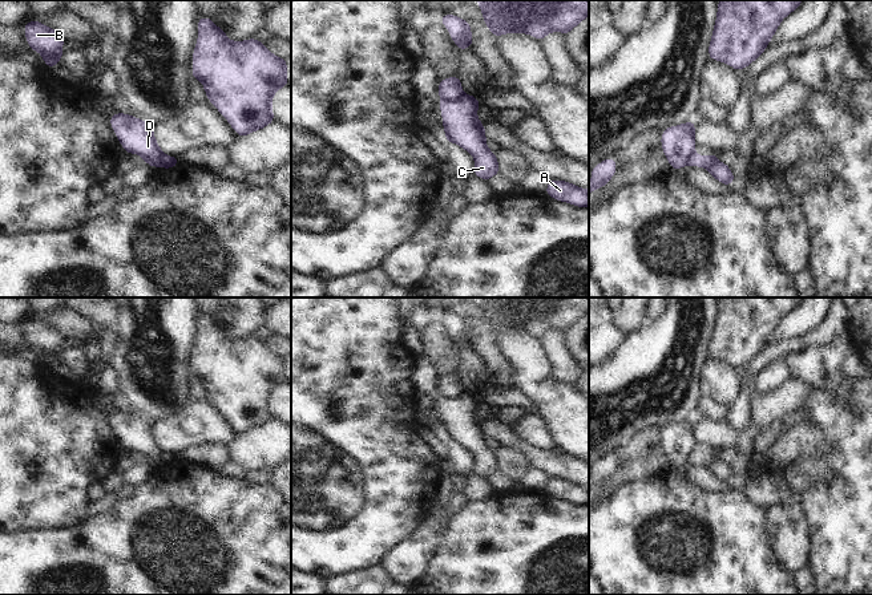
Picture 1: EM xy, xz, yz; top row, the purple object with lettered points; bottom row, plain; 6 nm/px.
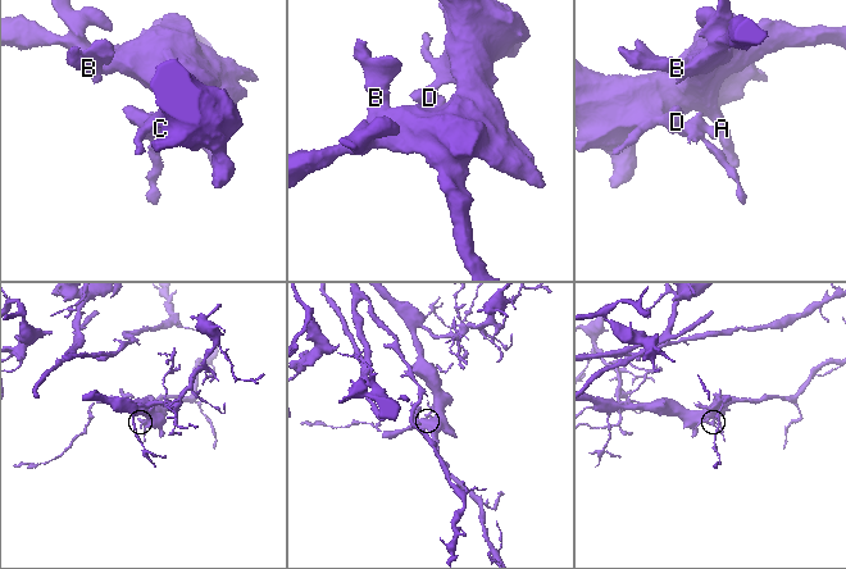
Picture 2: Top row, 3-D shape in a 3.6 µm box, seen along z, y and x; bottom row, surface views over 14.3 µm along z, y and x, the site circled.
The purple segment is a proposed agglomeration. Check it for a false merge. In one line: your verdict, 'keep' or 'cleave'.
cleave

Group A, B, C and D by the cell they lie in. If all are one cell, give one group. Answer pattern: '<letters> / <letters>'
A B D / C

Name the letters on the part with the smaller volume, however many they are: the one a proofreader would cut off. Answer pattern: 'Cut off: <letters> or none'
Cut off: C

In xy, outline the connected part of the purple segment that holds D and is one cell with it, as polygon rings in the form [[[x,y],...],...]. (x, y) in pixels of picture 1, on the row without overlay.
[[[116,410],[109,418],[128,452],[137,450],[150,460],[161,458],[164,449],[158,445],[152,421],[124,410]]]

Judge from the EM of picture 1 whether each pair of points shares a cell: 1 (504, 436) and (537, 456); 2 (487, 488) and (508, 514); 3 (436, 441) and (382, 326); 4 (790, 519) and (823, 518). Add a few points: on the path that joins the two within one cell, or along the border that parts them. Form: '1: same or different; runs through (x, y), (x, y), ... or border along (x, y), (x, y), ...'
1: same; runs through (512, 438), (529, 449)
2: different; border along (497, 492), (485, 498), (469, 501)
3: different; border along (420, 424), (420, 436), (435, 452)
4: different; border along (798, 498), (808, 522), (811, 549)

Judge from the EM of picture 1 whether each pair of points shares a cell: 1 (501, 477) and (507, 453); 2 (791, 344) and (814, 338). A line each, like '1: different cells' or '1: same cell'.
1: different cells
2: same cell

